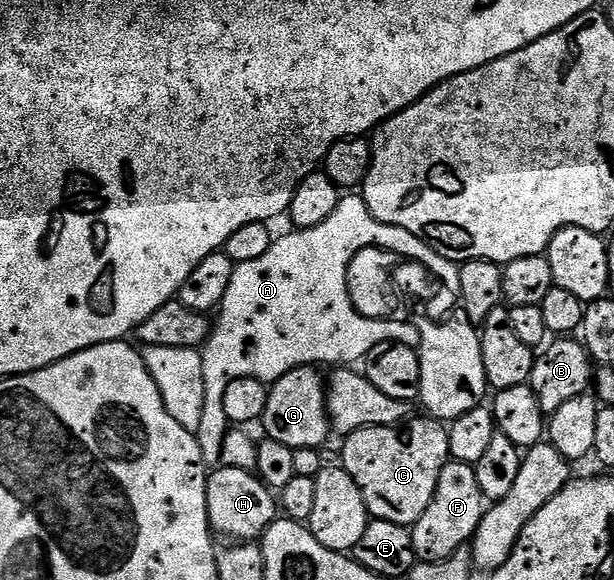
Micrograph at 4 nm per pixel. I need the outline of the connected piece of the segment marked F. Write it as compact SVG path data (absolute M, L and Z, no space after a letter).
M458 462L447 463L441 470L441 478L425 514L421 514L419 521L411 528L411 541L416 557L429 564L450 561L450 556L474 536L484 511L485 501L477 486L474 467Z

